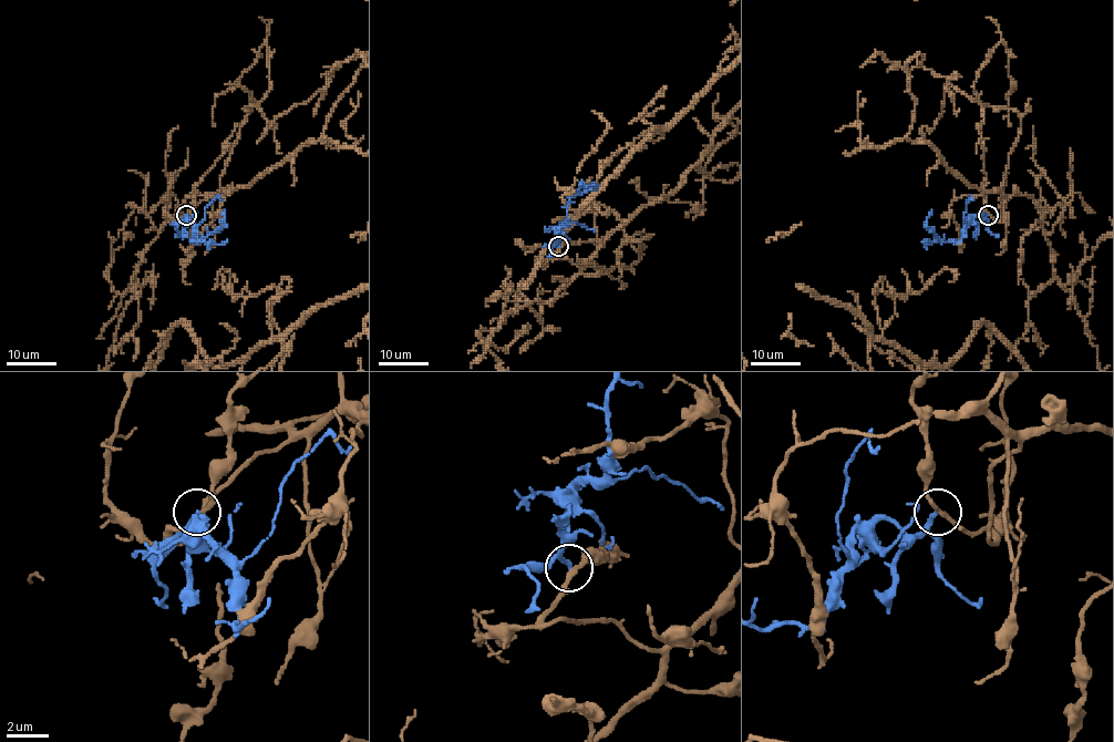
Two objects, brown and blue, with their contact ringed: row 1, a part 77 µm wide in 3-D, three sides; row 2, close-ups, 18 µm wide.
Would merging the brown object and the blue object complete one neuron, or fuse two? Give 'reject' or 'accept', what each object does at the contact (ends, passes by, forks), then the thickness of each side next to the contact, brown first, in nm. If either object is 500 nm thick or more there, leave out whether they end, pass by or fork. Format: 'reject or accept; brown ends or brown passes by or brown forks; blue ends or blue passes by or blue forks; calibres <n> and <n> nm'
reject; brown passes by; blue ends; calibres 220 and 220 nm

